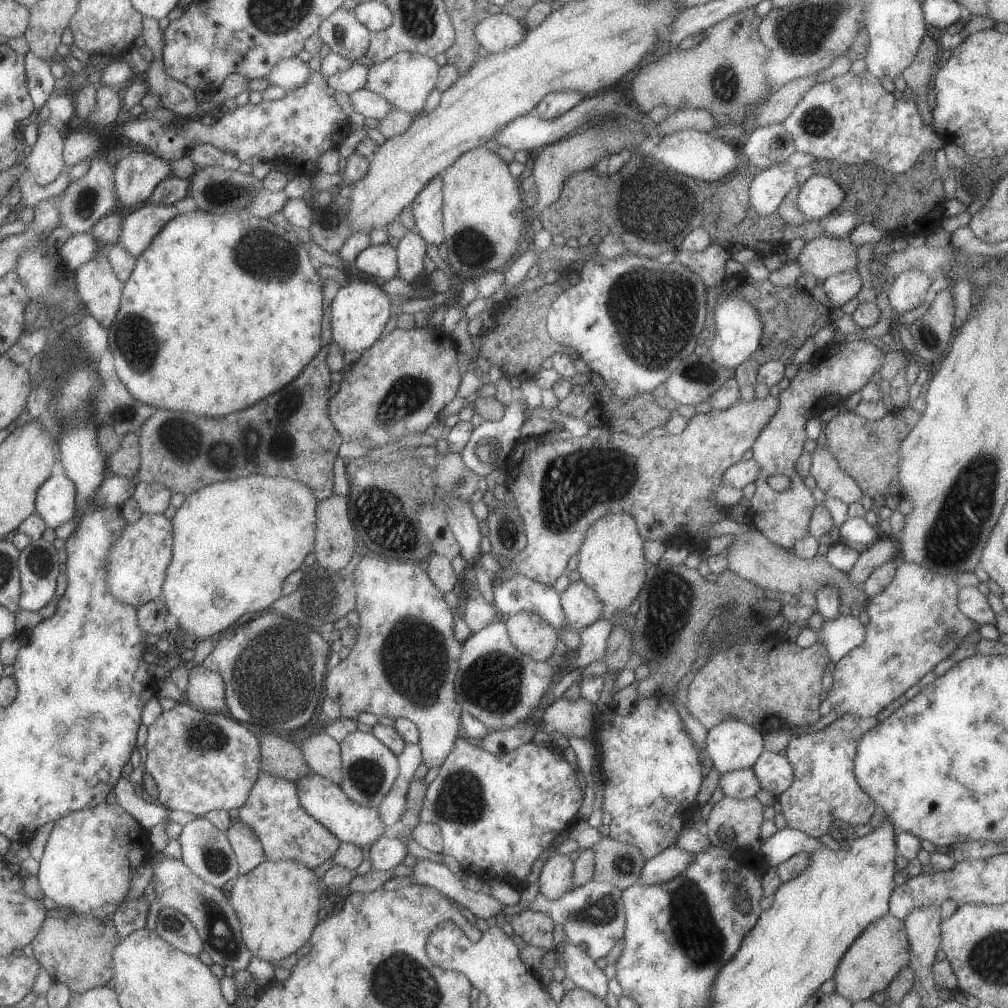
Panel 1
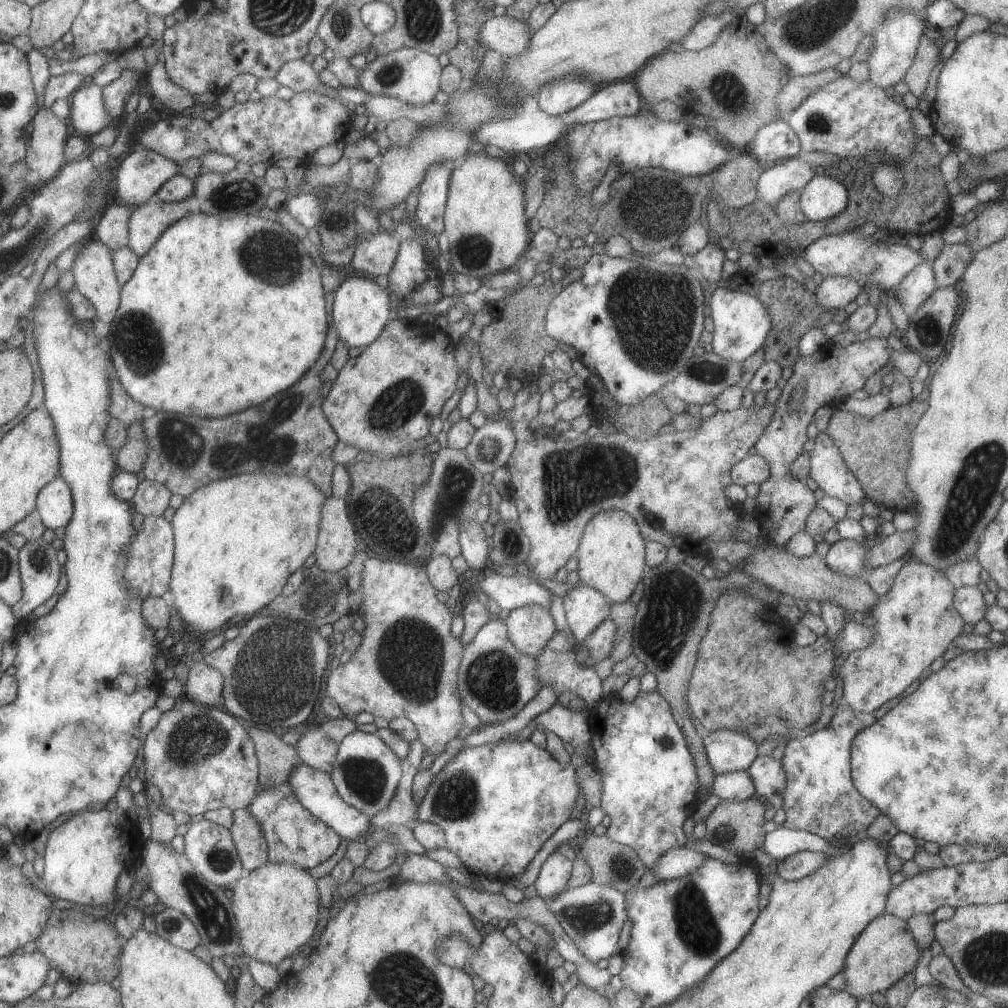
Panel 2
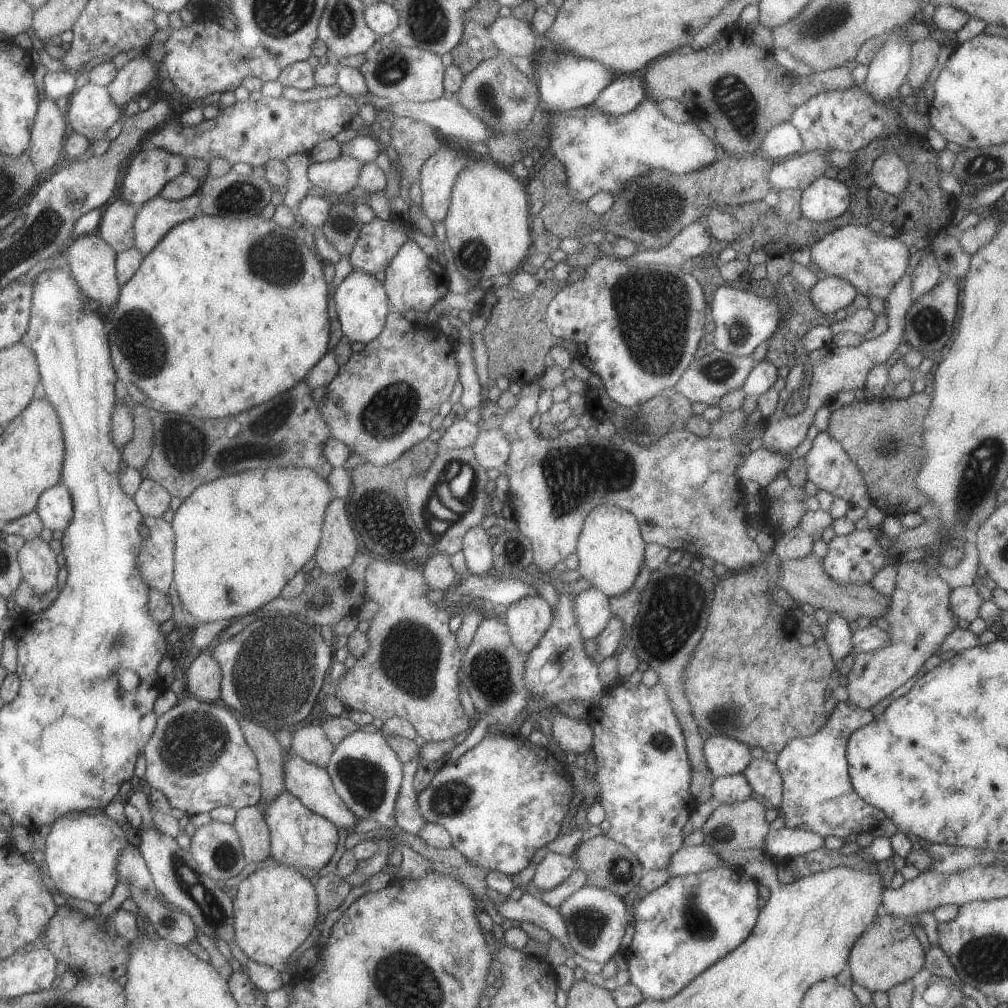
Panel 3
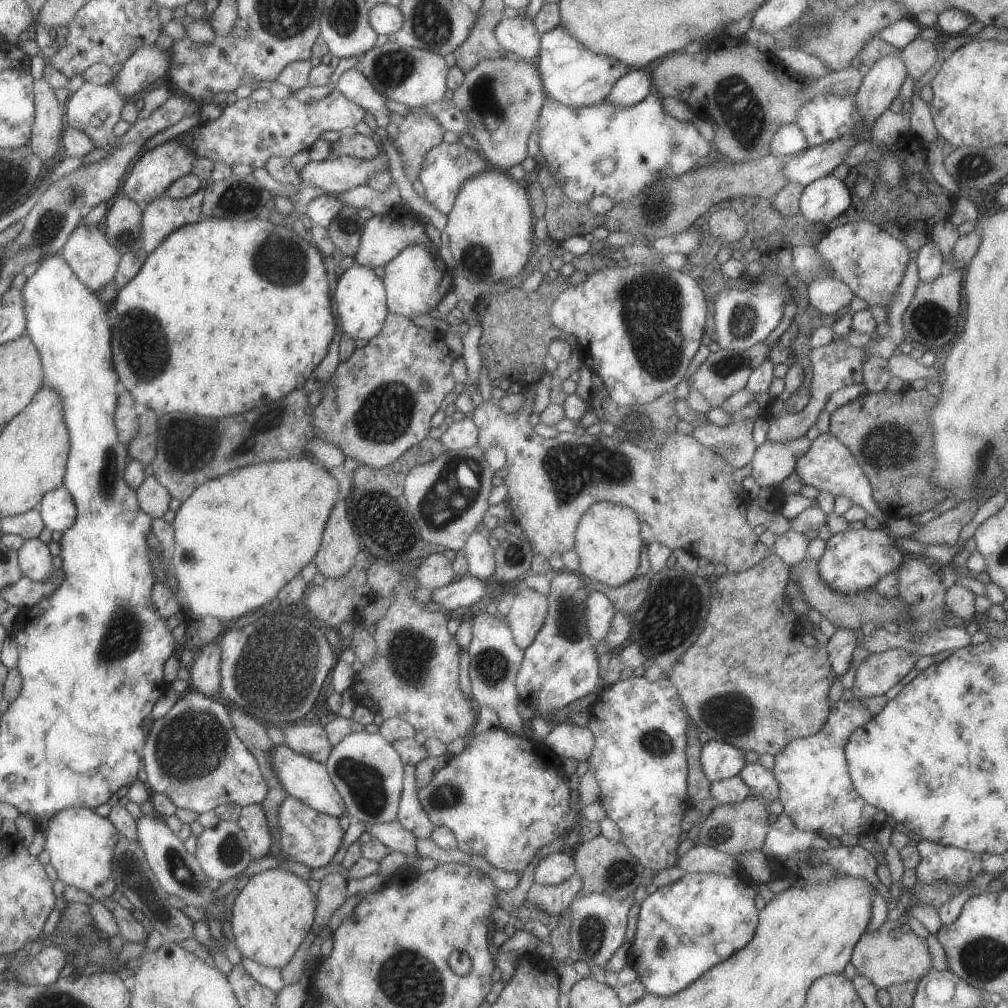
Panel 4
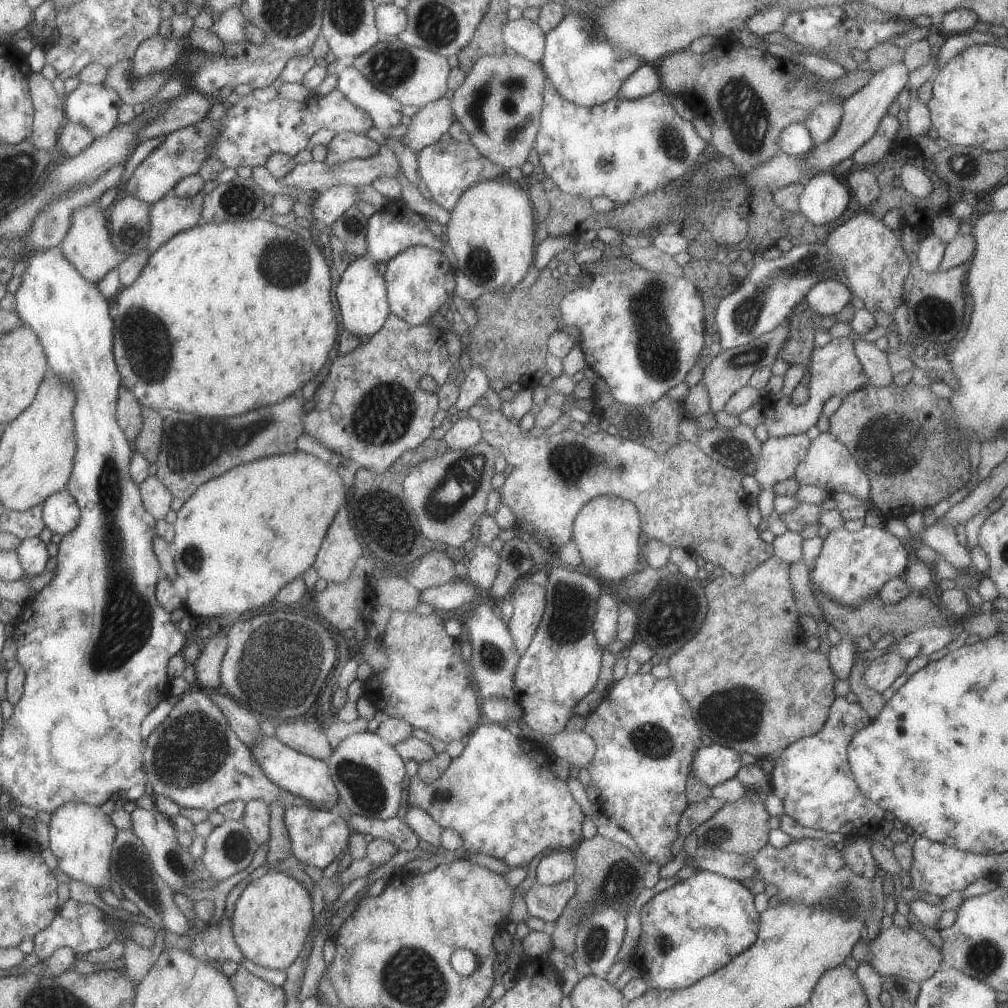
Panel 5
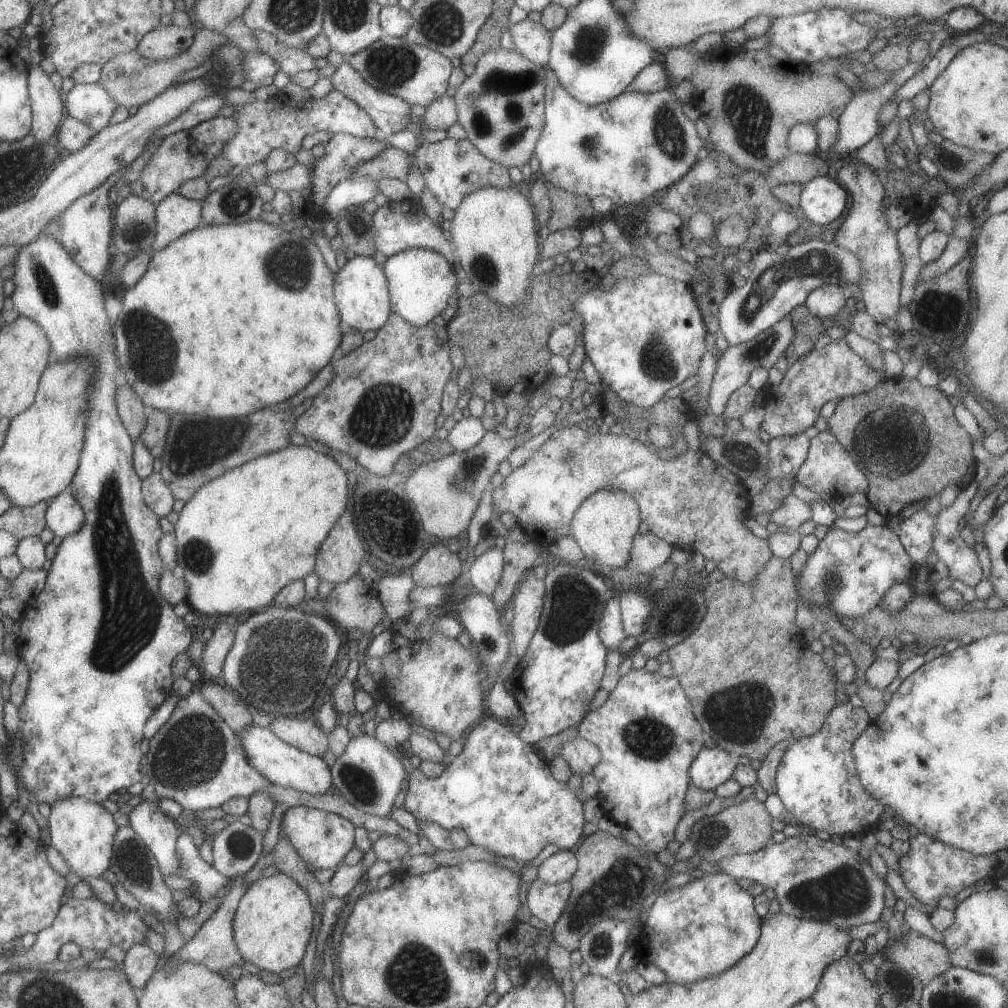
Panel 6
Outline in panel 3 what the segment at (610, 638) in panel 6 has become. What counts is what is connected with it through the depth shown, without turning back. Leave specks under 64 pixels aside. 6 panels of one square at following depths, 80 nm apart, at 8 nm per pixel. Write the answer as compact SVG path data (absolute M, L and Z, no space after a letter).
M590 587L571 596L573 614L581 638L593 639L612 618L608 597L603 592Z

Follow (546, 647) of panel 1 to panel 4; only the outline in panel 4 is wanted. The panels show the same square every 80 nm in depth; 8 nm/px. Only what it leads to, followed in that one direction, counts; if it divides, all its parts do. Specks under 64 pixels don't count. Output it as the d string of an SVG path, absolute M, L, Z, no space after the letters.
M521 579L515 580L511 586L514 592L508 598L509 612L503 619L511 630L514 644L524 651L543 628L548 603L543 593L528 588Z

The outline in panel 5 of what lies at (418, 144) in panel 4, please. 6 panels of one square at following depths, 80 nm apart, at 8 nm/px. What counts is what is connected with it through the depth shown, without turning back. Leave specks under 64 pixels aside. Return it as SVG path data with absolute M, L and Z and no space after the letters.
M446 95L418 109L407 126L405 146L416 153L420 148L437 142L439 136L447 132L449 125L455 121L450 104L449 95Z

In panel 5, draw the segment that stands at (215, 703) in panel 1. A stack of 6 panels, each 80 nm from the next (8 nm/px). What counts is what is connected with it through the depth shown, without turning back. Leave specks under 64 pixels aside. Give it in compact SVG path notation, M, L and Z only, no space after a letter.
M217 628L203 646L200 655L194 663L194 673L196 676L194 687L203 688L206 691L221 689L220 684L220 664L225 654L227 637L218 633Z

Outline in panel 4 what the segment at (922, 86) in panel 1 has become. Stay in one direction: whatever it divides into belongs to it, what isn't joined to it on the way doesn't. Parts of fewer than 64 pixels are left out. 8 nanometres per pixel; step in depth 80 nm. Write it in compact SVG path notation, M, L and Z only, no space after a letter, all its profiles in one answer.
M915 39L900 50L908 77L917 81L936 62L937 52L934 44L927 40Z

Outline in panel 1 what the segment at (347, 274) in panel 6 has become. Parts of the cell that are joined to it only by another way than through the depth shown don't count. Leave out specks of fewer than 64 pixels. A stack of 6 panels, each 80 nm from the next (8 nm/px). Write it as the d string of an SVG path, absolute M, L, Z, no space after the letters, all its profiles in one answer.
M361 280L346 281L344 286L340 286L330 302L330 316L332 331L332 341L337 343L343 352L363 352L375 342L384 332L391 309L389 304L389 294L381 287L361 282Z

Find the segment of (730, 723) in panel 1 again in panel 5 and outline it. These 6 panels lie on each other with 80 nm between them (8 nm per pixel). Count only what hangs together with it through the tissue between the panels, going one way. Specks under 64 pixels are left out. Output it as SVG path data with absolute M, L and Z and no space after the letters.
M715 744L700 746L692 758L690 774L702 785L713 788L735 776L741 766L739 757L738 752L727 747Z

